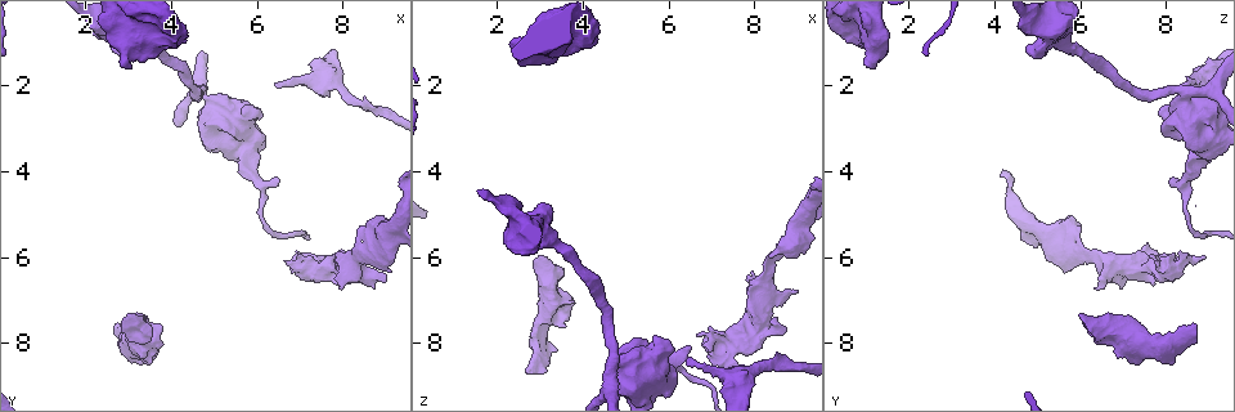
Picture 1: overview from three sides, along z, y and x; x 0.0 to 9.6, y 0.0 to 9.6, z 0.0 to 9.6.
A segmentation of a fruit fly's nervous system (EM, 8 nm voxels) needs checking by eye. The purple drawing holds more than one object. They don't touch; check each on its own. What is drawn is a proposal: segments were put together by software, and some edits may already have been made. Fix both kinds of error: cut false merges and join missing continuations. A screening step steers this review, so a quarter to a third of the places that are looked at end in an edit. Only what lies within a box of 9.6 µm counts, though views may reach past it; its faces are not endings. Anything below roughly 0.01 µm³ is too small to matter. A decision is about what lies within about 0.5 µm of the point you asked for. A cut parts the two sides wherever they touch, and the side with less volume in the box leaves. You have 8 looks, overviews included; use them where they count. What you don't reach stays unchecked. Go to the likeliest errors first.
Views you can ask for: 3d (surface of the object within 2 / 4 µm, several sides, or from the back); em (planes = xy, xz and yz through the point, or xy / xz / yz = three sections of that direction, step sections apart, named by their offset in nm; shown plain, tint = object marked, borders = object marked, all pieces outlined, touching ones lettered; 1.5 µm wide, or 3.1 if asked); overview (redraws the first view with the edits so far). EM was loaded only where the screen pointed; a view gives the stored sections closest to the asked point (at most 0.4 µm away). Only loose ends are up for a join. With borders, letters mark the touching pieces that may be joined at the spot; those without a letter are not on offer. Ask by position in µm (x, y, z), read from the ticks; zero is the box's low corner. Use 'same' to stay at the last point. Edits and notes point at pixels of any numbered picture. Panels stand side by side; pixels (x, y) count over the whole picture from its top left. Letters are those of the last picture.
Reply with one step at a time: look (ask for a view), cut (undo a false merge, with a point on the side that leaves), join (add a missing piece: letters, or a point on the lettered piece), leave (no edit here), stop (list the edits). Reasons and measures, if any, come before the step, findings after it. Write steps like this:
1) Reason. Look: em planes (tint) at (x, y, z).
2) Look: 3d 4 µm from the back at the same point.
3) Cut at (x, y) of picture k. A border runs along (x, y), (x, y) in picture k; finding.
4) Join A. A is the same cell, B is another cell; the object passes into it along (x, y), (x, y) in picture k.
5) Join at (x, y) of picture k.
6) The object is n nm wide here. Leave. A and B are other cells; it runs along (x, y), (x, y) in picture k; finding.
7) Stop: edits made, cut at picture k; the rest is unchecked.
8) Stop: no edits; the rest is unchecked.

Small branch off a trunk. Look: 3d 2 µm at (4.65, 2.10, 8.25).

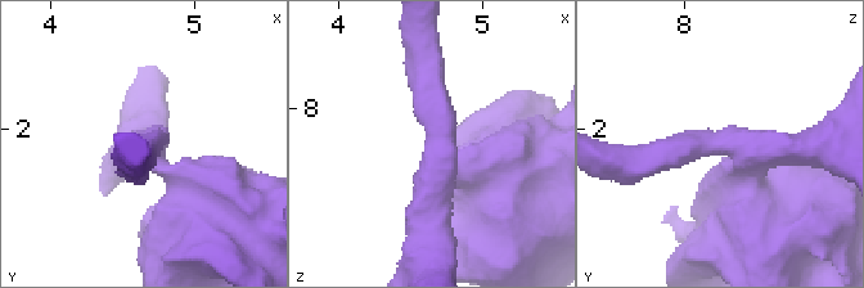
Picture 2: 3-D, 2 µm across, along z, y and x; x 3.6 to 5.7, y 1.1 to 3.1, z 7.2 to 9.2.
3 arms meet here; the arms are 240, 280, 700 nm wide. Look: em planes (tint) at (4.70, 2.10, 8.28).

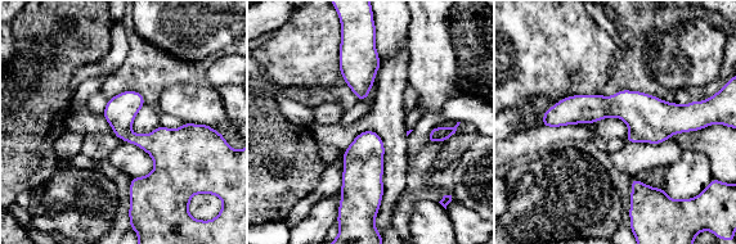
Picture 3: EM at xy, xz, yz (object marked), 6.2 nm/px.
Look: em planes (borders) at the same point.

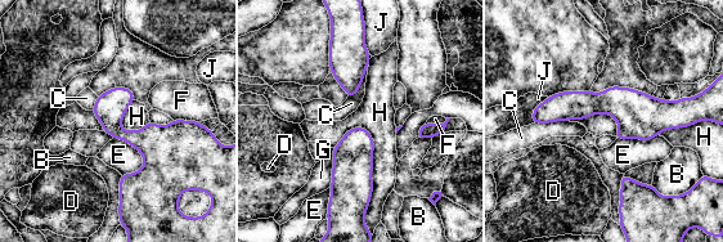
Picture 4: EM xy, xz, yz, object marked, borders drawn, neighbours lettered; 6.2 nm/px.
The object is 170 nm wide here. Leave. B, C, D, E, F, G, H and J are other cells; it runs along (685, 102), (535, 116) in picture 4; one cell here.

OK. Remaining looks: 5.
Free end. Look: em planes (borders) at (8.40, 5.70, 7.60).

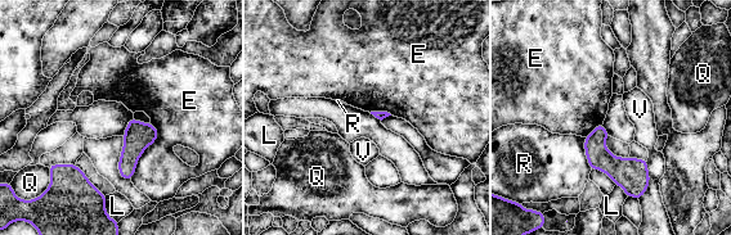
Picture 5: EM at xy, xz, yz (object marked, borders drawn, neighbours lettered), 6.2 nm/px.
Leave. E, L, Q, R and V are other cells; a border runs along (151, 122), (157, 138), (130, 179) in picture 5; none of them fits.

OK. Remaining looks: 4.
Look: em xy step 8 (borders) at (2.70, 7.75, 8.70).

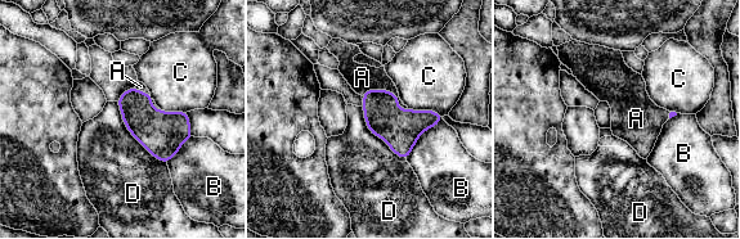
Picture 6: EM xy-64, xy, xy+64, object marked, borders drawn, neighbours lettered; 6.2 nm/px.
Cut it another way. Look: em xz step 4 (borders) at the same point.

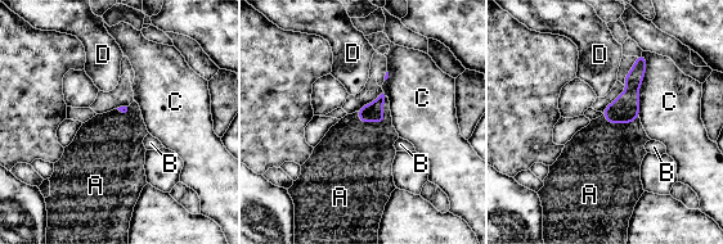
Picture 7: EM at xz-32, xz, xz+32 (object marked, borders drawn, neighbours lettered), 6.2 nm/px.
Join A. A is the same cell, B, C and D are other cells; the object passes into it along (373, 112), (382, 122), (360, 156) in picture 7; the cell continues.

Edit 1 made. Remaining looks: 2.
Stop: edits made, join at picture 7; the rest is unchecked.

